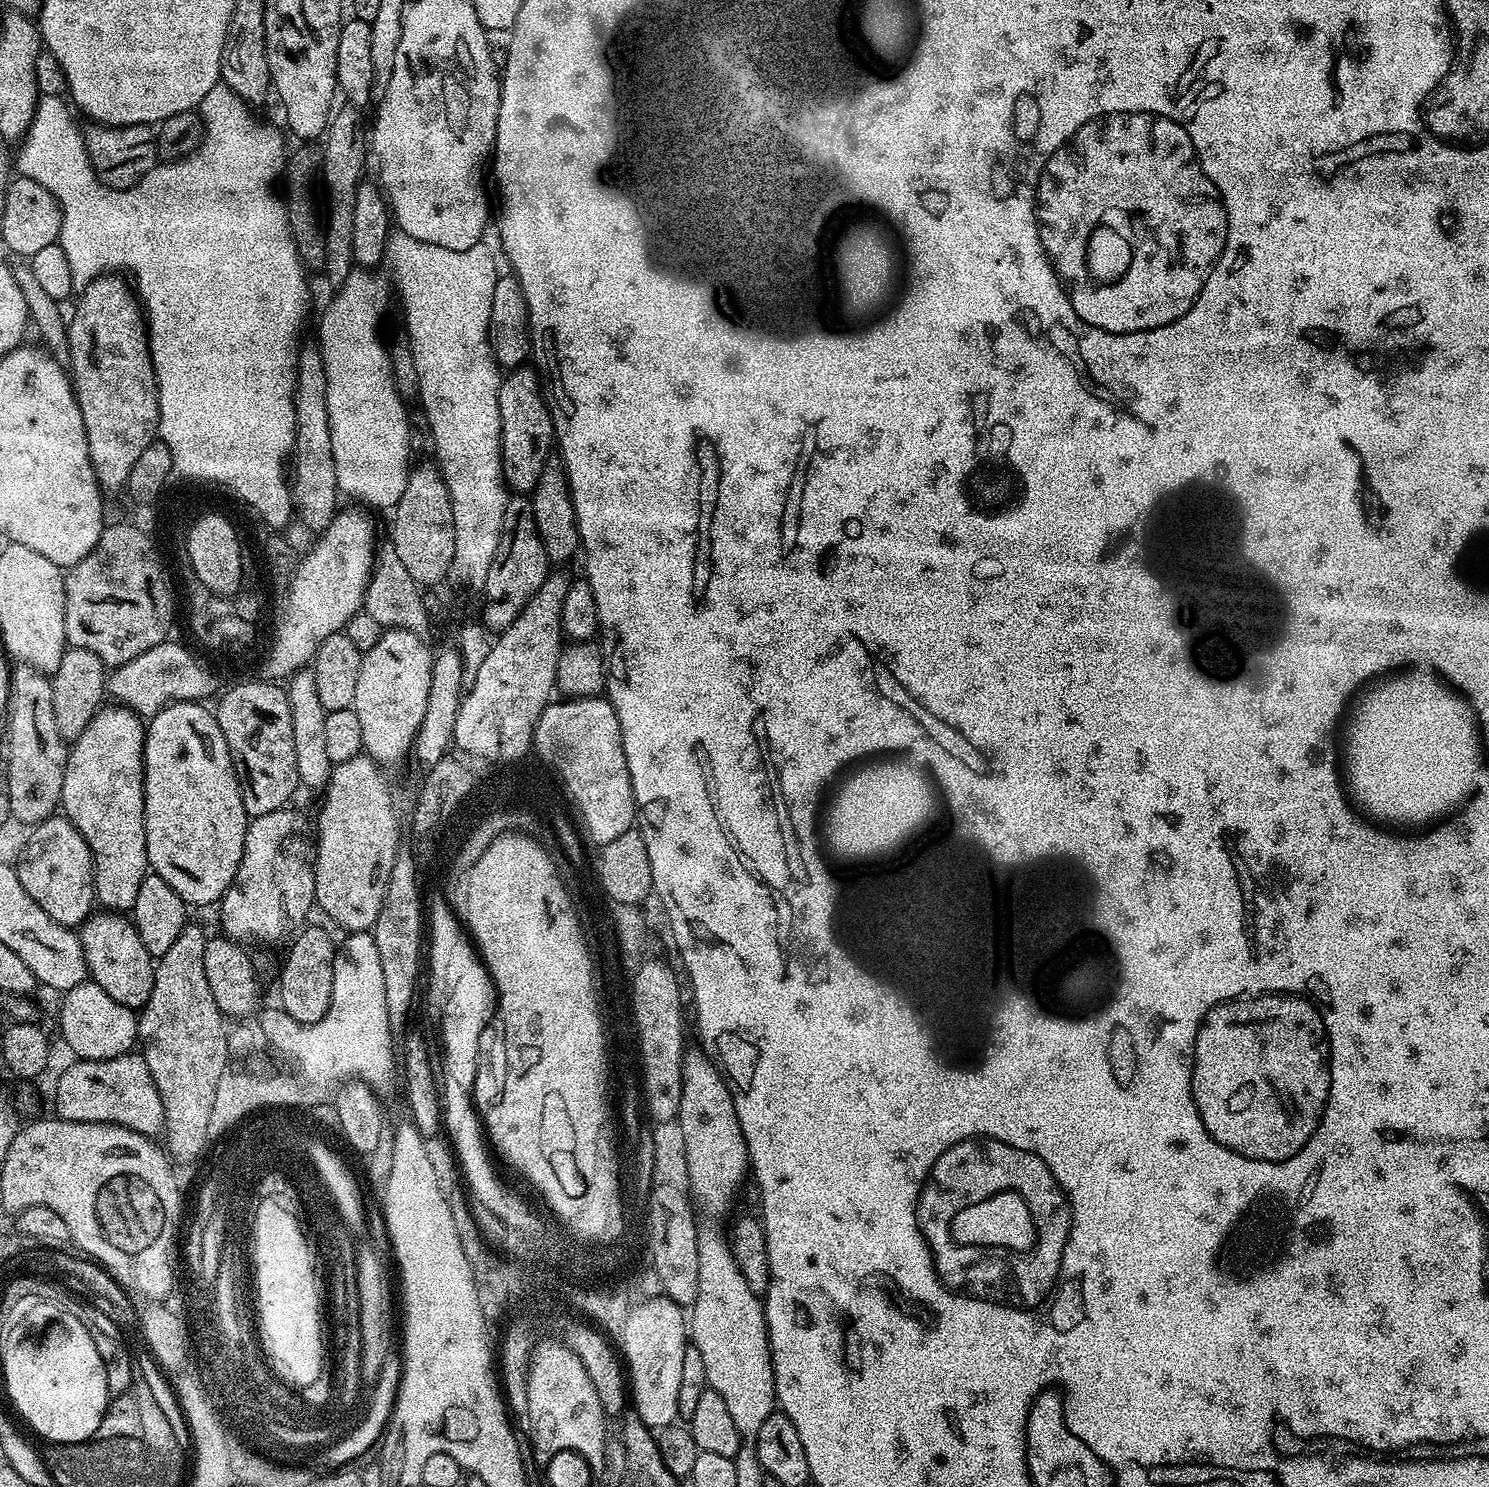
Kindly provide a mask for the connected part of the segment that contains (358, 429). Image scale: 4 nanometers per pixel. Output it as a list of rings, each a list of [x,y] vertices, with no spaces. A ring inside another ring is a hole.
[[[353,270],[335,289],[336,297],[324,308],[320,316],[318,347],[326,366],[326,410],[330,422],[330,442],[334,454],[336,487],[341,493],[365,500],[367,507],[392,510],[402,498],[410,471],[408,447],[408,420],[404,417],[406,404],[396,392],[392,376],[389,345],[380,337],[380,323],[384,320],[384,307],[388,304],[388,288],[368,270]]]

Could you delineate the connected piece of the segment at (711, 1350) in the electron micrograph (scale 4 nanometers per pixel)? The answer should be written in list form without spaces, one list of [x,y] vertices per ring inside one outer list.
[[[701,1227],[698,1231],[698,1294],[696,1295],[696,1301],[690,1305],[690,1344],[691,1347],[698,1350],[698,1354],[702,1354],[702,1363],[706,1365],[708,1388],[713,1392],[722,1394],[722,1402],[726,1402],[726,1407],[730,1409],[730,1415],[734,1418],[734,1426],[738,1426],[738,1434],[745,1441],[755,1441],[758,1429],[762,1427],[762,1422],[766,1422],[768,1415],[777,1407],[774,1366],[772,1365],[770,1342],[768,1341],[768,1323],[764,1317],[764,1305],[761,1297],[754,1290],[750,1290],[750,1286],[746,1286],[746,1278],[742,1278],[742,1270],[738,1270],[738,1266],[732,1257],[729,1241],[725,1237],[723,1240],[712,1228]]]

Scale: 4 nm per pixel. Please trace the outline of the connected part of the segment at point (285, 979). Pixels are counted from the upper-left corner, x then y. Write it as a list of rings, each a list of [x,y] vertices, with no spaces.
[[[301,927],[295,933],[294,939],[287,945],[288,957],[280,968],[279,1007],[299,1024],[318,1022],[326,1010],[330,1010],[330,994],[334,990],[334,958],[338,947],[337,941],[332,941],[326,929],[308,927]]]

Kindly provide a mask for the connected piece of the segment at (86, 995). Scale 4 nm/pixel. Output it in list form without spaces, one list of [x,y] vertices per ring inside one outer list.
[[[85,982],[63,993],[60,1004],[60,1036],[68,1043],[73,1057],[82,1060],[118,1058],[137,1047],[137,1013],[114,1002],[102,986]]]

